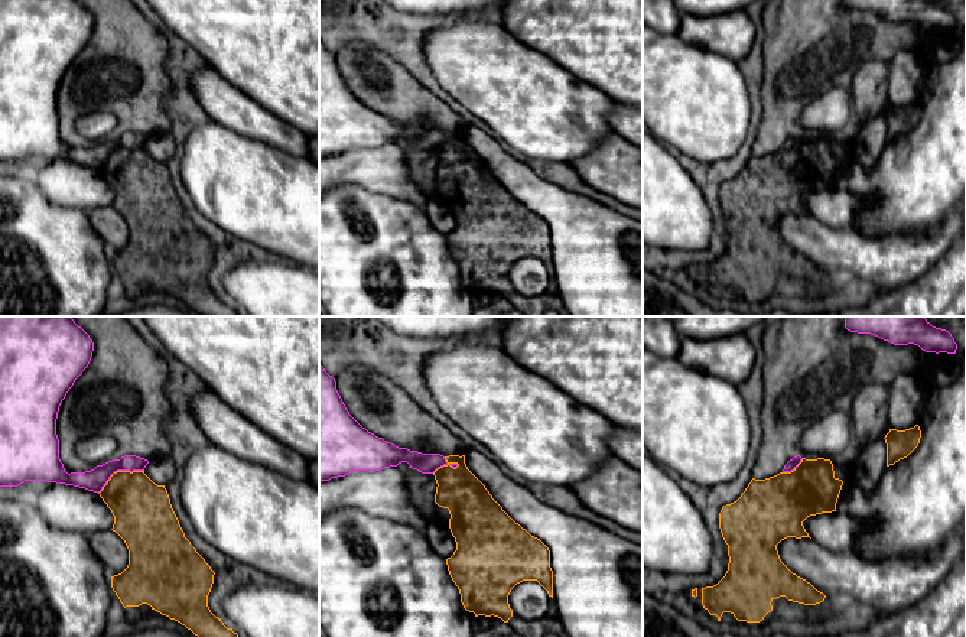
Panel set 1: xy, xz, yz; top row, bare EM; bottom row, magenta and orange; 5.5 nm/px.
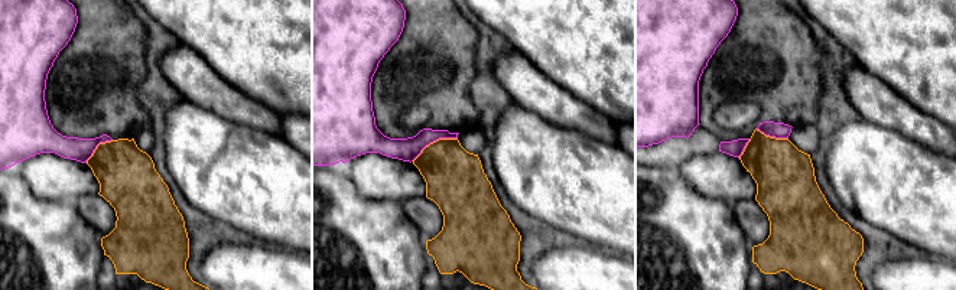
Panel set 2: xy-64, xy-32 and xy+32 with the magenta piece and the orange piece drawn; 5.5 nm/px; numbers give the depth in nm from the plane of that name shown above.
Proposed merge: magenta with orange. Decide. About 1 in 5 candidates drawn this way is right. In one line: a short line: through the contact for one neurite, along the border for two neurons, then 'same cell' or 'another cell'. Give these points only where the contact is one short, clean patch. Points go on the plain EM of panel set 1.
another cell

